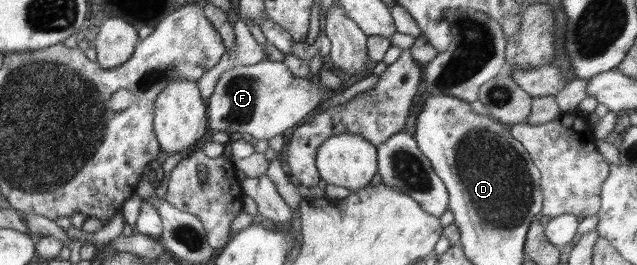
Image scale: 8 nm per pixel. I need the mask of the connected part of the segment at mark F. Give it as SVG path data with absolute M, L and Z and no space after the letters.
M268 58L250 66L235 66L222 73L214 92L207 100L208 128L212 132L227 132L232 136L235 133L248 134L254 140L284 137L286 130L298 127L304 117L332 93L330 88L322 86L319 81L319 78L312 76L298 78L282 61L269 61Z

